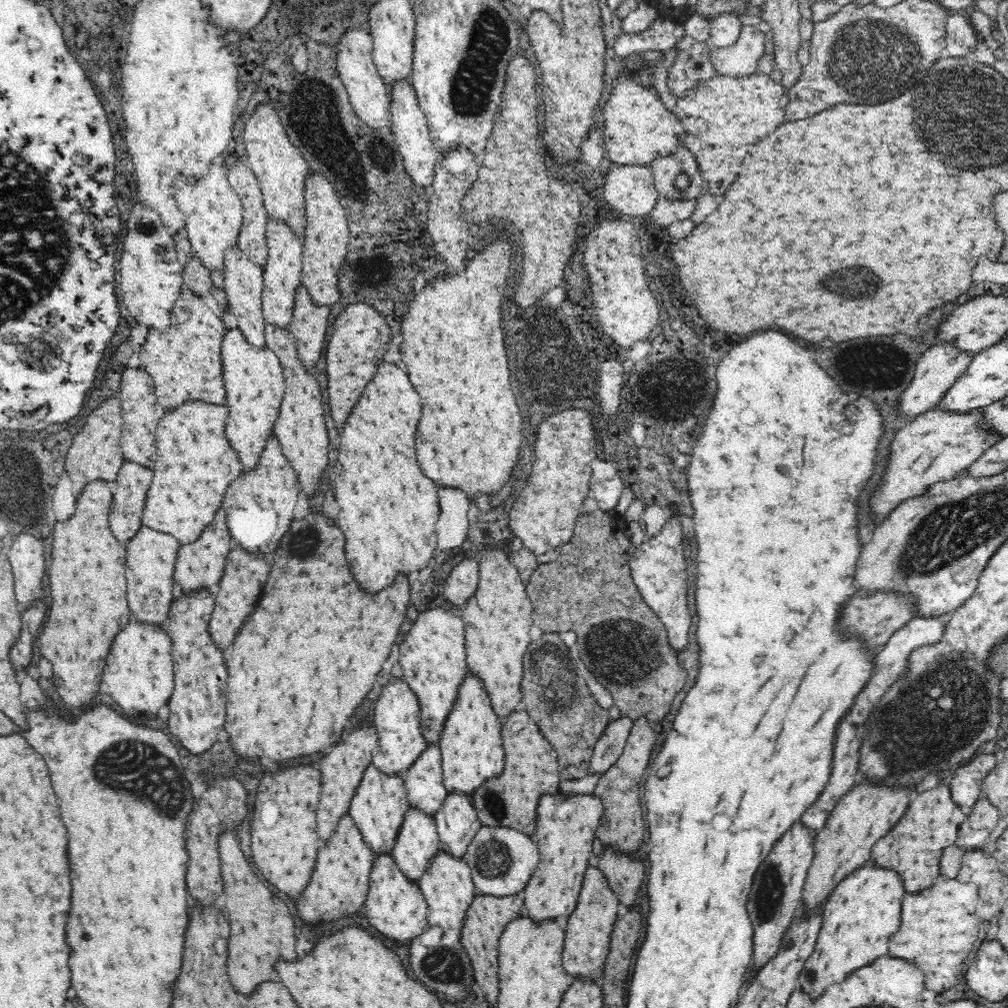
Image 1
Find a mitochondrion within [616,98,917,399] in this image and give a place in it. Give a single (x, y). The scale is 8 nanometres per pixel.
(852, 285)

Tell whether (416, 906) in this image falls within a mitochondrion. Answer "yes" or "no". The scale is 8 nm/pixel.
no

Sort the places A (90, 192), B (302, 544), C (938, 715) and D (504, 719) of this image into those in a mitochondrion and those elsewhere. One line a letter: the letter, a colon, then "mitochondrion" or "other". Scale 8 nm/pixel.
A: other
B: mitochondrion
C: mitochondrion
D: other

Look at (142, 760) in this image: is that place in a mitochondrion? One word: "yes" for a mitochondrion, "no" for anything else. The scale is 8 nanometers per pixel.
yes

